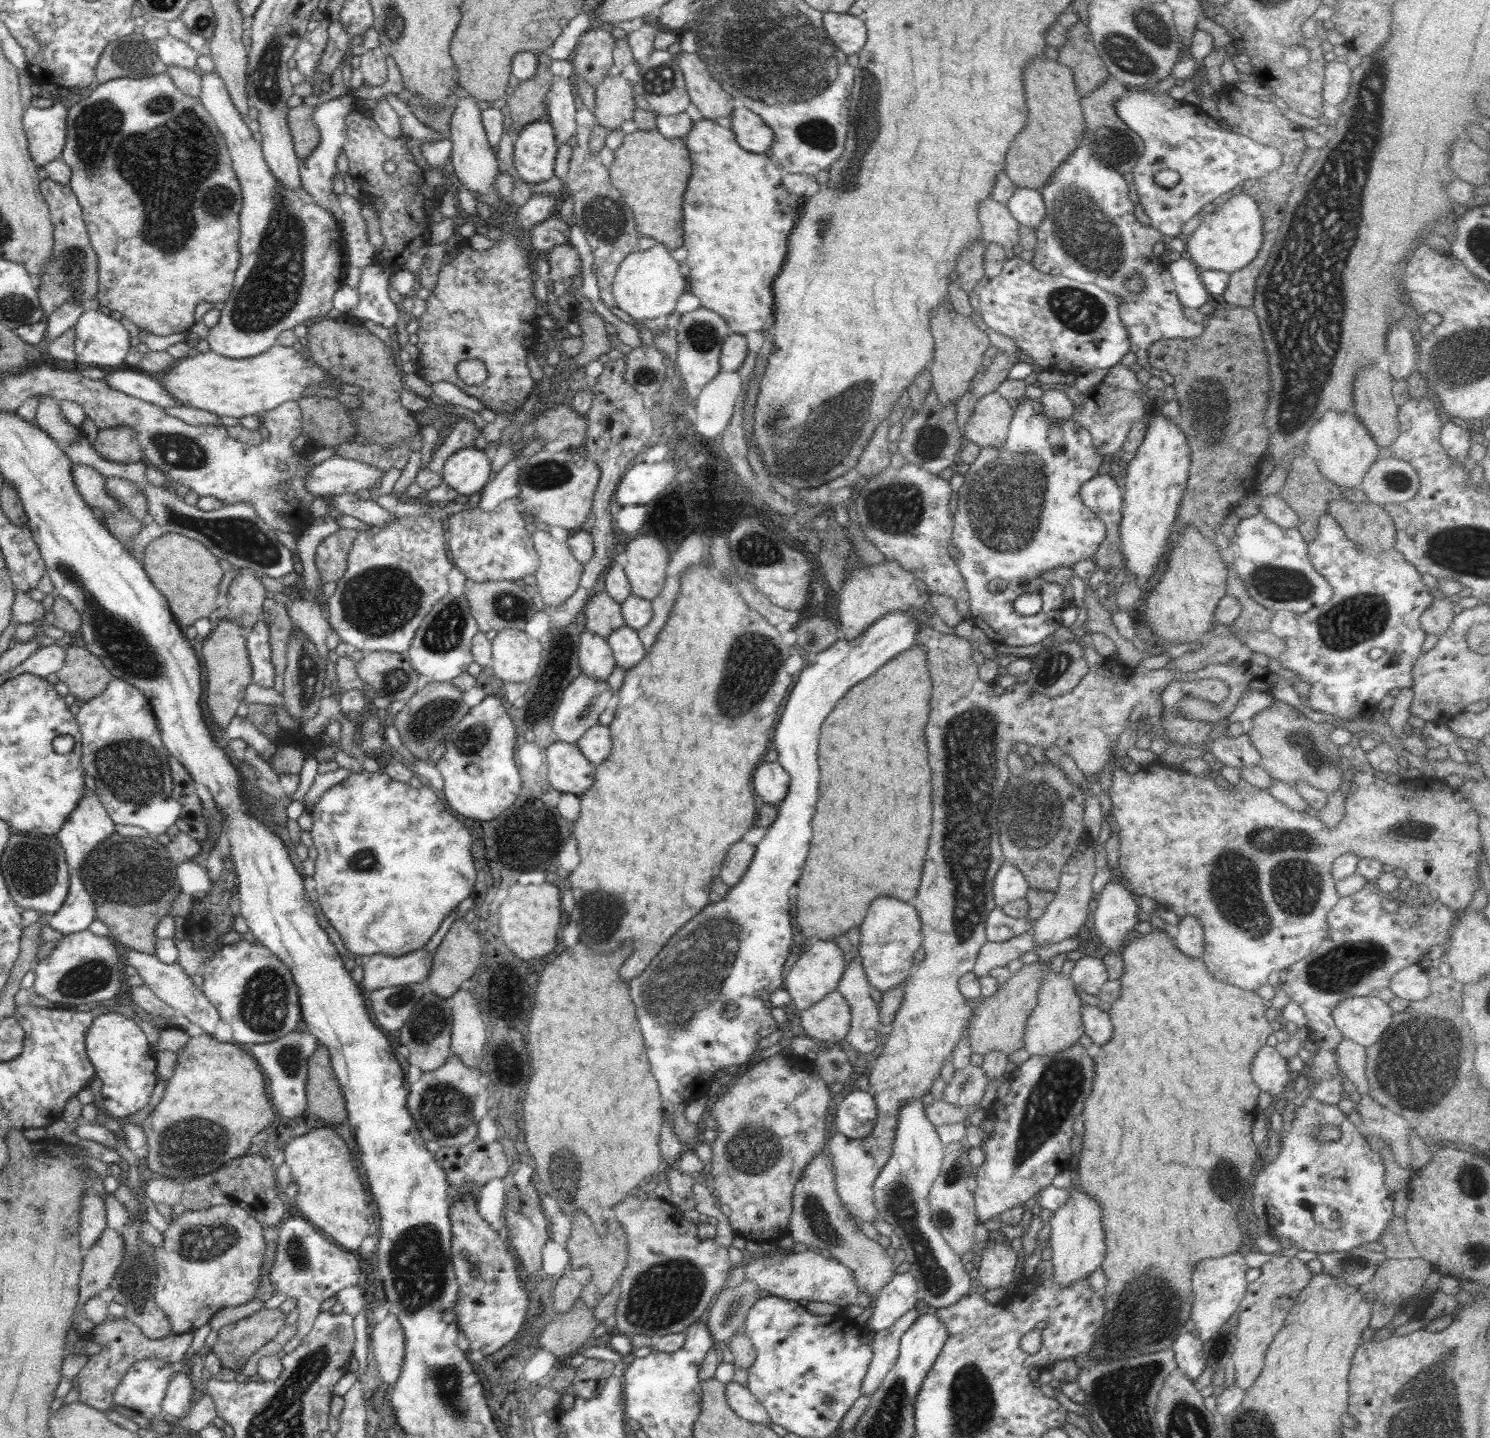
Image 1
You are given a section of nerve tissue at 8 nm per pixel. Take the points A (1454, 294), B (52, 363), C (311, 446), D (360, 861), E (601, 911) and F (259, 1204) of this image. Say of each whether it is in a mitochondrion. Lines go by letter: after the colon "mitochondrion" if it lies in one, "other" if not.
A: other
B: other
C: other
D: mitochondrion
E: mitochondrion
F: other

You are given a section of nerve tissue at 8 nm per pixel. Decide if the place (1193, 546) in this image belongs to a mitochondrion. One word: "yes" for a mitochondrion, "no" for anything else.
no

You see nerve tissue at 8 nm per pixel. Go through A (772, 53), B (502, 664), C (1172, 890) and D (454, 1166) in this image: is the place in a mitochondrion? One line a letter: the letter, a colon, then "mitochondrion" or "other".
A: mitochondrion
B: other
C: other
D: other

